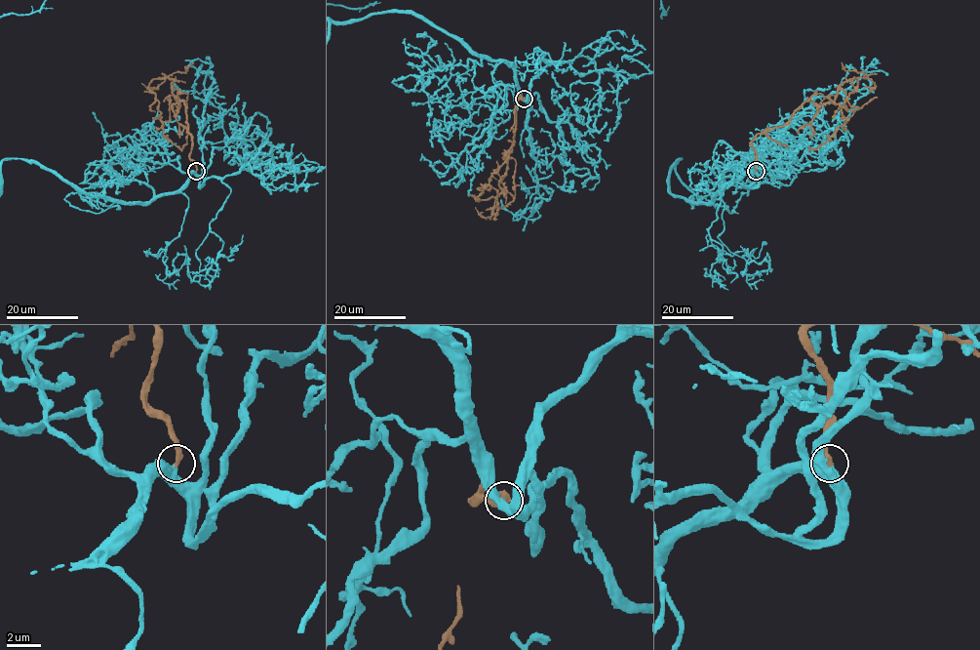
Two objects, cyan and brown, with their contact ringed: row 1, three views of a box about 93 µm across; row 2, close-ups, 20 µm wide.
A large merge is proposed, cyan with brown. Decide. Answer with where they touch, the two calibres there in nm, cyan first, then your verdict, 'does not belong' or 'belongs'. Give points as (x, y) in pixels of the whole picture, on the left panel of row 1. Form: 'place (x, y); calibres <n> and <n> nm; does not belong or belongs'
place (196, 171); calibres 440 and 320 nm; belongs

